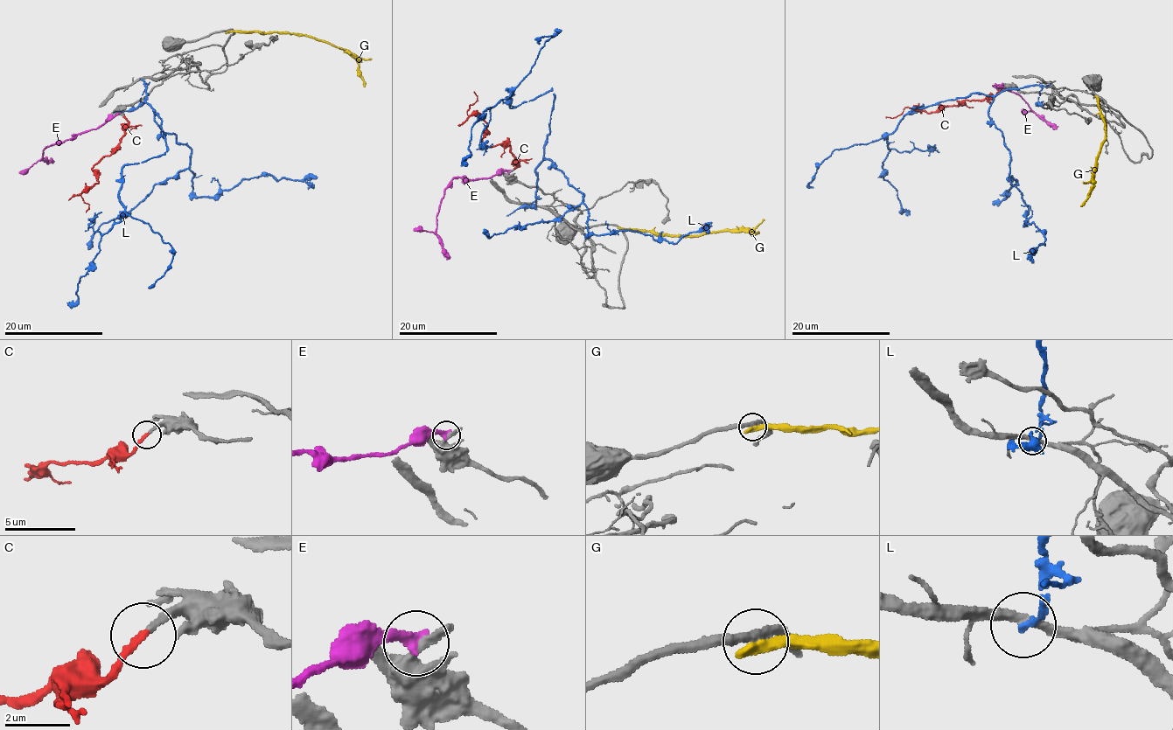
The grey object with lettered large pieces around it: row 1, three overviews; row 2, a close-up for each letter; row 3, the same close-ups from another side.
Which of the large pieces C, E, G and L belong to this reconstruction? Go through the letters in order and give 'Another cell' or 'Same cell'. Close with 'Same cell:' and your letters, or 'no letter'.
C: Same cell
E: Another cell
G: Another cell
L: Another cell
Same cell: C

